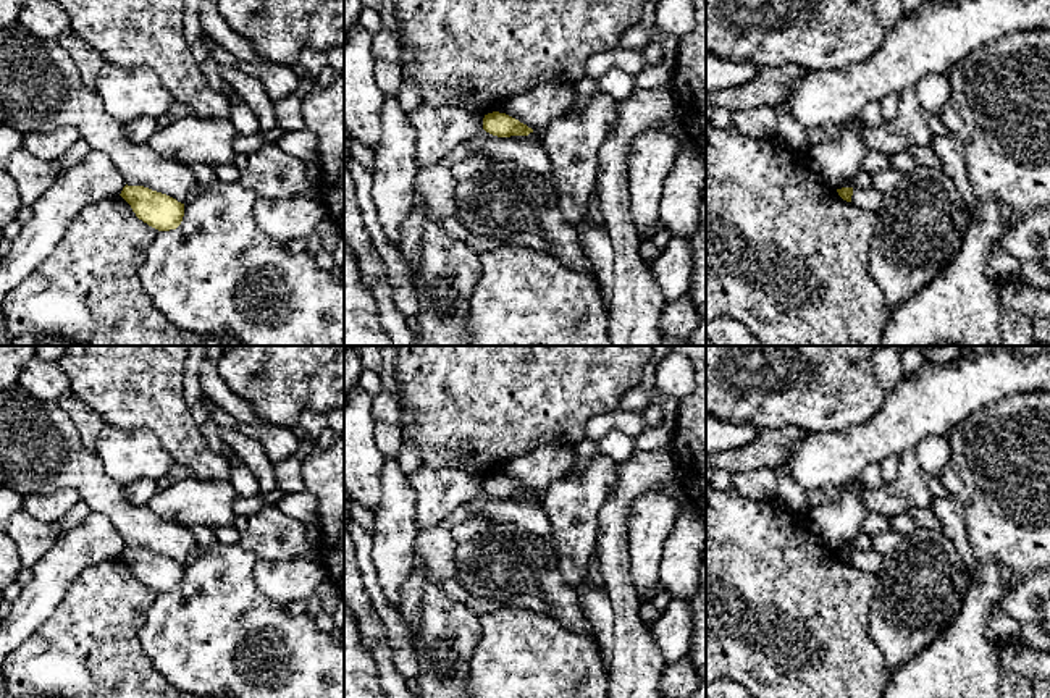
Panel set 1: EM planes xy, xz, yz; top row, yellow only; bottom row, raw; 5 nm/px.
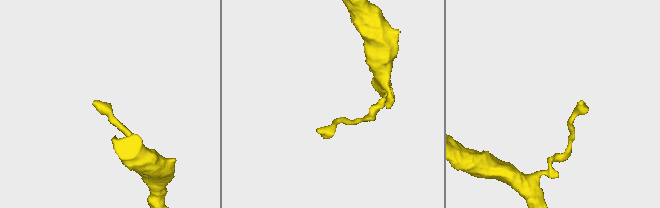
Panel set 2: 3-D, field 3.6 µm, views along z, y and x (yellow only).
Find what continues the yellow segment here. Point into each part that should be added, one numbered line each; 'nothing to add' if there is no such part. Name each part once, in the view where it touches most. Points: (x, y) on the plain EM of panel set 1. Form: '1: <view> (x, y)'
nothing to add

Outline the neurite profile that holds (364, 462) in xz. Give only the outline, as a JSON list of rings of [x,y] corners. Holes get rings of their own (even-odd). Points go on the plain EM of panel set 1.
[[[355,385],[344,401],[344,493],[370,512],[380,506],[384,460],[373,438],[373,396]]]

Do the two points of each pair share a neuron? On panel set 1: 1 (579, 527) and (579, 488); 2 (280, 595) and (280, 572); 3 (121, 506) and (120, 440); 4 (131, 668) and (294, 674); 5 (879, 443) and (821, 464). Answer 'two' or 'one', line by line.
1: one
2: one
3: two
4: two
5: one

